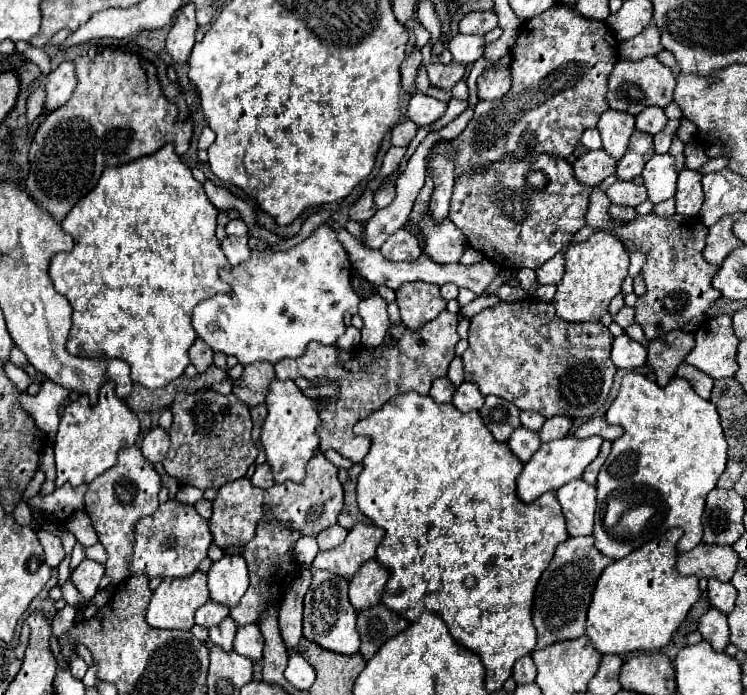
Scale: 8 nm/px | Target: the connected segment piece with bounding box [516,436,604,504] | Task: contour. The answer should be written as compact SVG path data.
M566 436L566 438L542 444L540 452L536 452L536 456L532 456L532 460L528 460L528 464L524 464L524 470L520 472L520 476L516 480L518 498L524 504L532 504L544 492L556 492L562 484L568 484L576 478L582 478L582 472L586 470L586 466L600 452L602 442L604 440L600 440L598 436L592 436L588 440L578 440L574 436Z

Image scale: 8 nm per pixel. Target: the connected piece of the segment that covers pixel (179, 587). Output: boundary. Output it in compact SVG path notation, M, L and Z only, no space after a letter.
M200 570L188 576L188 580L164 580L152 594L146 622L162 630L190 630L194 612L208 600L208 578Z

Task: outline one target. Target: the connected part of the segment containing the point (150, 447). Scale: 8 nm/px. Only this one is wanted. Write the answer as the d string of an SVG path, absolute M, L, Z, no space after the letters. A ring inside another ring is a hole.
M154 428L150 430L146 436L144 436L144 442L140 446L144 458L156 466L156 464L162 464L166 454L168 454L168 446L170 446L170 438L168 438L168 432L164 432L162 428Z

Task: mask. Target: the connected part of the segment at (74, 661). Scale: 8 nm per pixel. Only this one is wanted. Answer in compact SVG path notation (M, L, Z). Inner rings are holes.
M72 654L72 656L68 658L68 668L70 668L70 672L72 672L74 678L84 678L84 674L86 674L86 670L88 670L88 664L84 662L82 656Z

